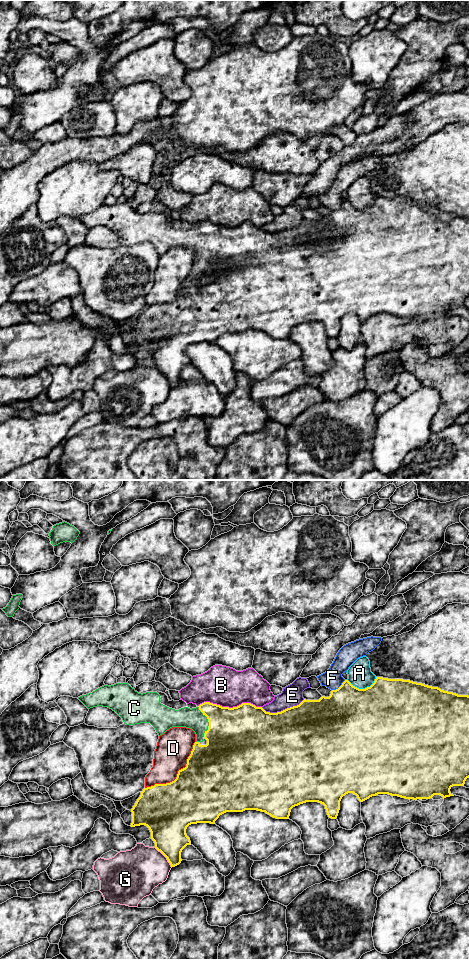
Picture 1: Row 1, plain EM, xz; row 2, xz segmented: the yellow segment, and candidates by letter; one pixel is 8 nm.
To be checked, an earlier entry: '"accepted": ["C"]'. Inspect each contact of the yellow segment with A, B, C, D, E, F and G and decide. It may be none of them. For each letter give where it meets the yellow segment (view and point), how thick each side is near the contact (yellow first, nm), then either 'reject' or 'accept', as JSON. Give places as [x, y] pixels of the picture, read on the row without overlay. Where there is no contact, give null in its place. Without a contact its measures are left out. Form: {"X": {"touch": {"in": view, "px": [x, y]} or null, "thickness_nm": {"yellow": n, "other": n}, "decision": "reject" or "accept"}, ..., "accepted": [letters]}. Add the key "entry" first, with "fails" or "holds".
{"entry": "holds", "A": {"touch": {"in": "xz", "px": [362, 209]}, "thickness_nm": {"yellow": 500, "other": 190}, "decision": "reject"}, "B": {"touch": {"in": "xz", "px": [230, 228]}, "thickness_nm": {"yellow": 500, "other": 320}, "decision": "reject"}, "C": {"touch": {"in": "xz", "px": [208, 241]}, "thickness_nm": {"yellow": 460, "other": 160}, "decision": "accept"}, "D": {"touch": {"in": "xz", "px": [177, 294]}, "thickness_nm": {"yellow": 480, "other": 280}, "decision": "reject"}, "E": {"touch": {"in": "xz", "px": [283, 230]}, "thickness_nm": {"yellow": 500, "other": 180}, "decision": "reject"}, "F": {"touch": {"in": "xz", "px": [339, 207]}, "thickness_nm": {"yellow": 480, "other": 160}, "decision": "reject"}, "G": {"touch": {"in": "xz", "px": [165, 376]}, "thickness_nm": {"yellow": 300, "other": 380}, "decision": "reject"}, "accepted": ["C"]}

